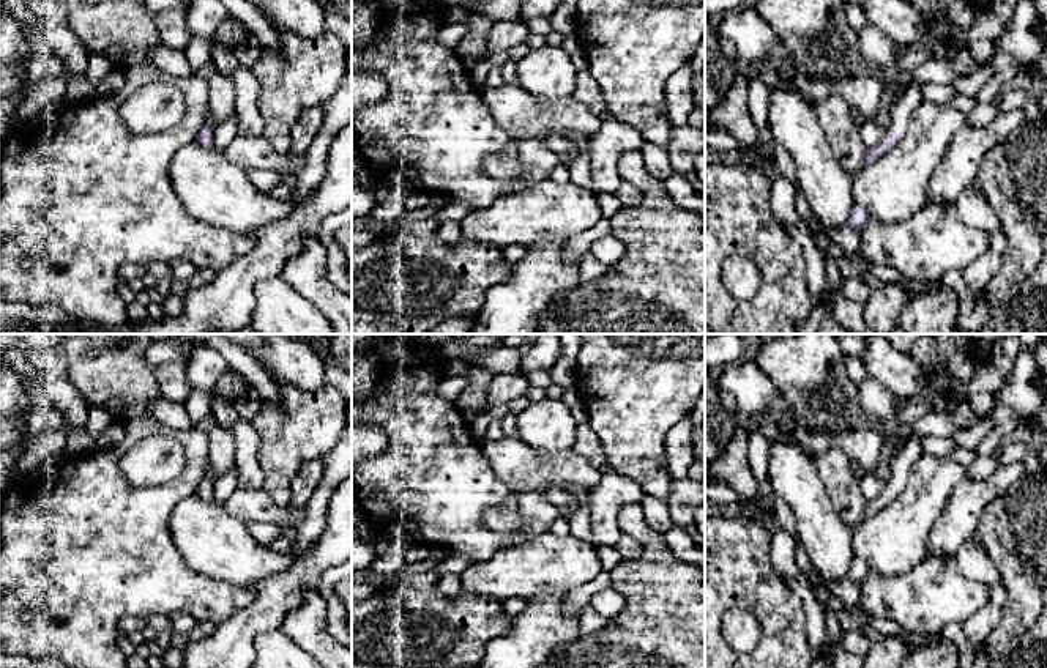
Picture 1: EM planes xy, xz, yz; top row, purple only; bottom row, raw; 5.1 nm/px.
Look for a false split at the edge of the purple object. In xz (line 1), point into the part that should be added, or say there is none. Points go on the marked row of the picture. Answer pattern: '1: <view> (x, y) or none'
1: xz (563, 175)

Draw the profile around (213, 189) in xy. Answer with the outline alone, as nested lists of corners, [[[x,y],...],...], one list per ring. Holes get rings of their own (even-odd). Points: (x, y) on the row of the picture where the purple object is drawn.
[[[196,140],[175,151],[169,176],[178,200],[192,217],[233,233],[255,233],[262,225],[293,211],[293,202],[259,191],[246,170],[219,150],[203,148]]]

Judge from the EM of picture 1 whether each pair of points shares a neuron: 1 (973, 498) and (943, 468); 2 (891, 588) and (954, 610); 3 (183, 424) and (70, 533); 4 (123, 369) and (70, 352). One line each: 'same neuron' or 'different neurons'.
1: different neurons
2: same neuron
3: different neurons
4: same neuron

